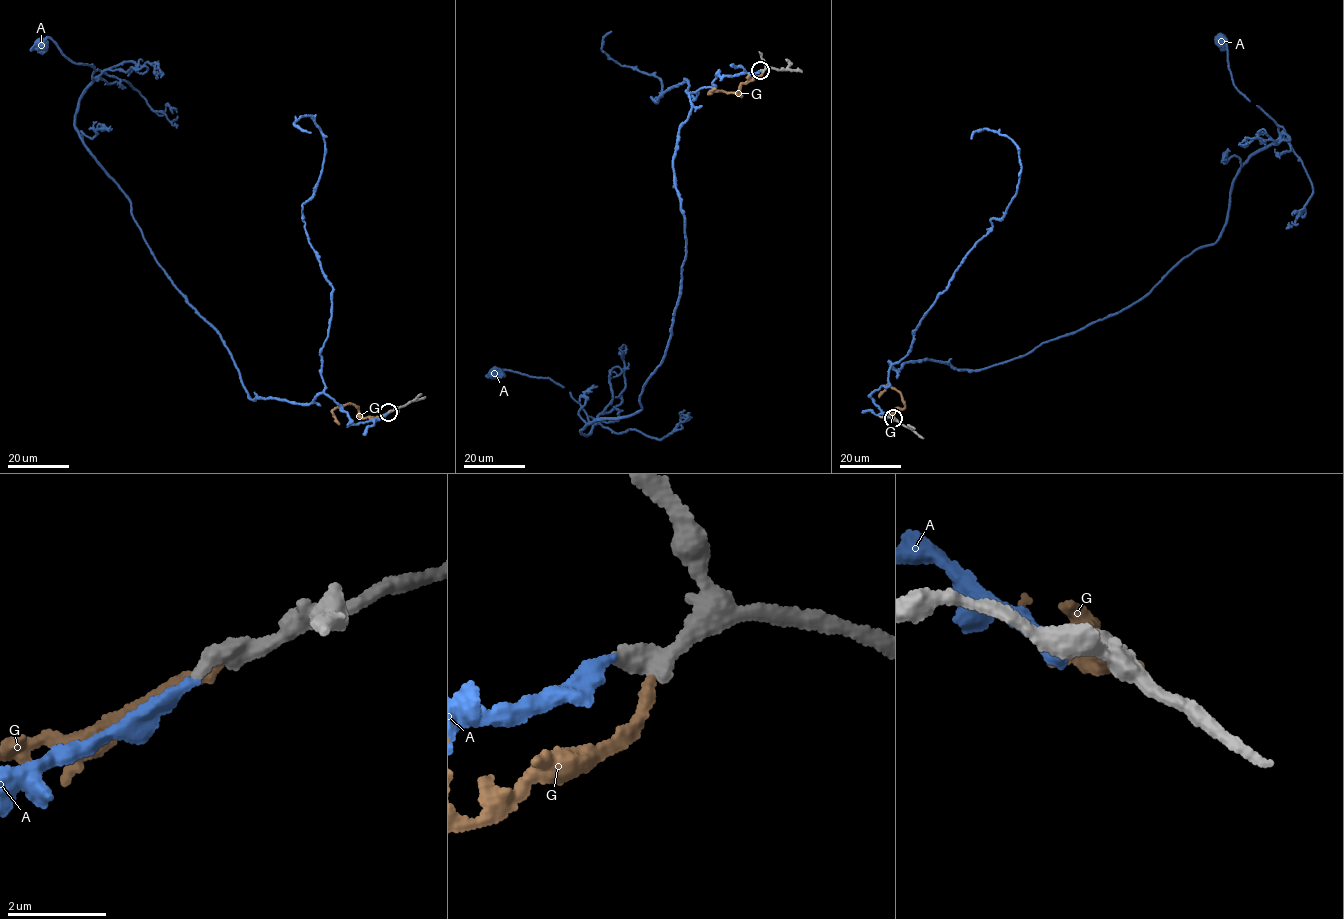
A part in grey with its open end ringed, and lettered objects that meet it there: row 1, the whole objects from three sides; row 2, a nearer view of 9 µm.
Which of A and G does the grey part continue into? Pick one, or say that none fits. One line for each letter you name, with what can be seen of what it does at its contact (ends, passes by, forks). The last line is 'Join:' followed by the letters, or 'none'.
A: it ends there
Join: A

